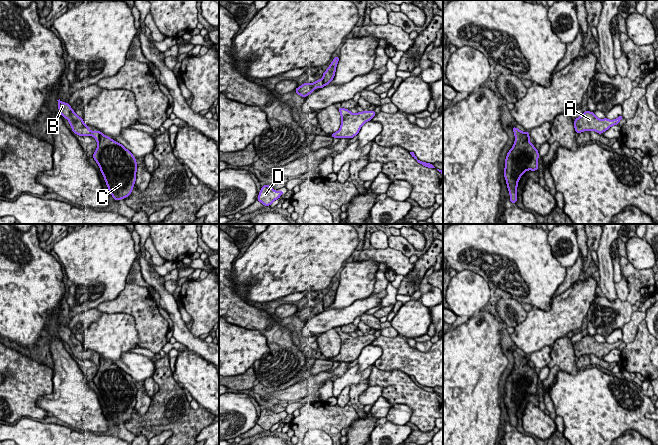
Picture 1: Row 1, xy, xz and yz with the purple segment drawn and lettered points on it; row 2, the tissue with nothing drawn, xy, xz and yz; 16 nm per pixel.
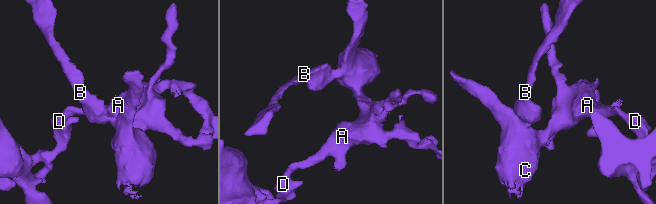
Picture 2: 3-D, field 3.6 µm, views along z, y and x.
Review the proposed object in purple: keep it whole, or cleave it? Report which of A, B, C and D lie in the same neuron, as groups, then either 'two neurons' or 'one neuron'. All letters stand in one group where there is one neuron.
groups A C D / B; two neurons

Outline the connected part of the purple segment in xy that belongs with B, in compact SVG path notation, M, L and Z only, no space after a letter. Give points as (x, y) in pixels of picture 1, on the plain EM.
M58 325L58 333L62 341L66 342L72 355L79 360L94 360L95 365L98 367L100 364L101 355L90 355L89 350L83 346L83 343L79 341L75 335L72 334L68 327Z

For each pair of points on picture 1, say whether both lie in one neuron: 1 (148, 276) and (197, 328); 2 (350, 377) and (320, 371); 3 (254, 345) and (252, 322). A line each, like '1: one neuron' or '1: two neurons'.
1: two neurons
2: two neurons
3: two neurons

